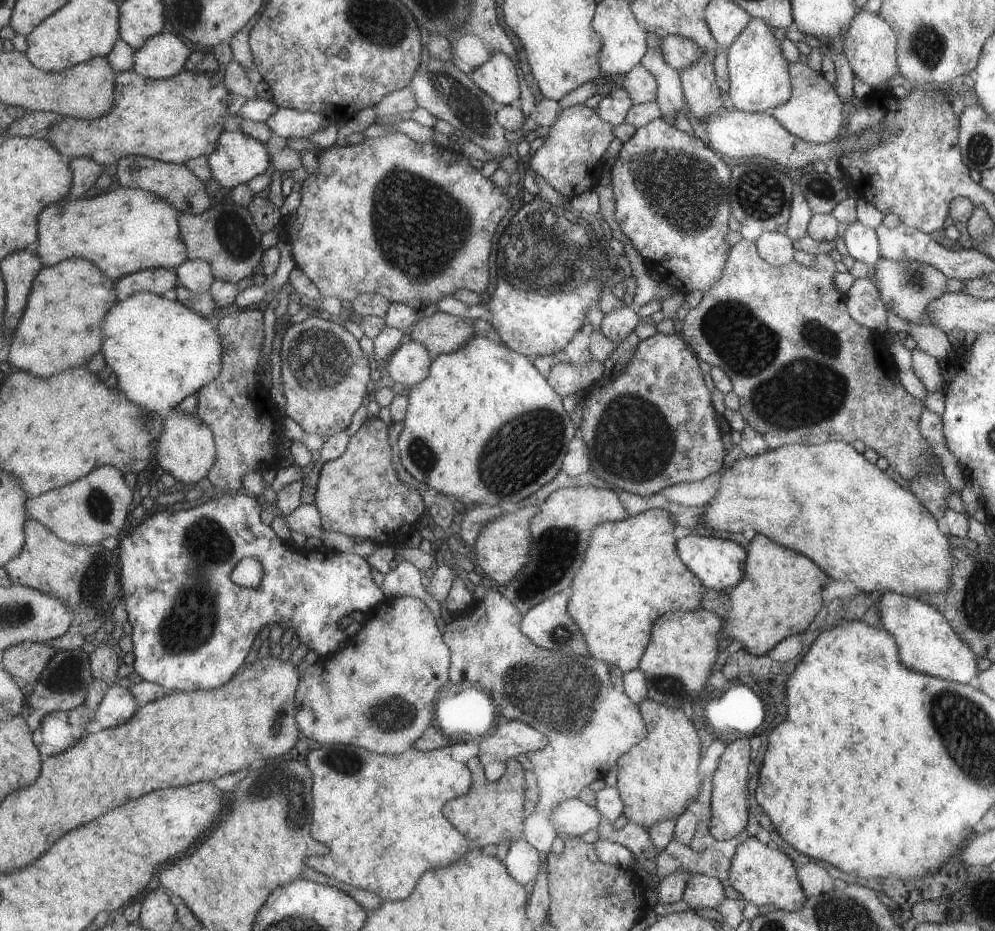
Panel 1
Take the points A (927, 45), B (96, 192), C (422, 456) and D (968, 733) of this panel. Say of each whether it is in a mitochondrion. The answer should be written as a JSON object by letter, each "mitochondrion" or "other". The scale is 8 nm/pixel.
{"A":"mitochondrion","B":"other","C":"mitochondrion","D":"mitochondrion"}

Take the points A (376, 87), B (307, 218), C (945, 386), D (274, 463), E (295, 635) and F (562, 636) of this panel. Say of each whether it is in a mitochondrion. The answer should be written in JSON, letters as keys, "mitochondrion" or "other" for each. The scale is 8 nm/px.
{"A":"other","B":"other","C":"other","D":"other","E":"other","F":"mitochondrion"}

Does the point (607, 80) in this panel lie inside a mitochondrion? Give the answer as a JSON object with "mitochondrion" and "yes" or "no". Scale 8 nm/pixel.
{"mitochondrion":"no"}

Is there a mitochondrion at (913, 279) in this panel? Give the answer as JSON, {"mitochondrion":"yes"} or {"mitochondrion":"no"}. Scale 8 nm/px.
{"mitochondrion":"yes"}

